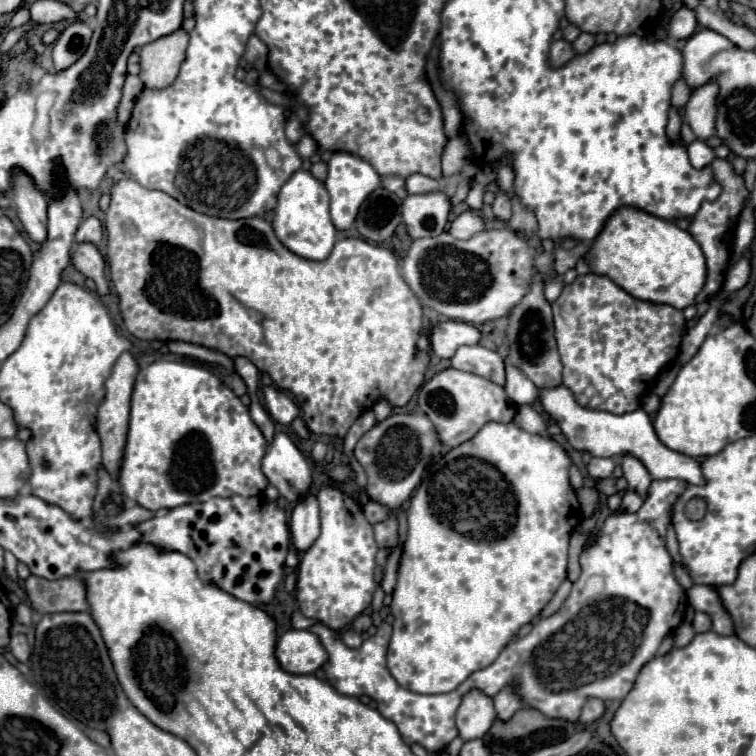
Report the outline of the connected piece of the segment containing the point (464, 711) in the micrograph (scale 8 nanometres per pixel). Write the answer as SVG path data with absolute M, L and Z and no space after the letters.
M480 690L466 692L456 712L456 726L460 738L464 742L482 738L490 730L494 718L496 718L496 710L494 710L494 700L490 696L486 696Z

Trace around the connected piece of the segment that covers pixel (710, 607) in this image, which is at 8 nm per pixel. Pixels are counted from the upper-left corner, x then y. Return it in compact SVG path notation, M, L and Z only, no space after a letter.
M694 584L694 586L688 590L688 600L690 600L690 604L692 604L694 610L706 612L706 614L710 614L714 620L728 618L726 610L722 608L722 602L720 602L718 592L716 592L714 588L710 588L710 586Z

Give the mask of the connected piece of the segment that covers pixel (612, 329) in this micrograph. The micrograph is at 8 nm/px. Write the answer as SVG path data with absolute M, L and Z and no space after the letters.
M588 272L578 276L572 284L566 284L556 302L552 302L554 314L554 338L562 360L562 384L568 386L576 400L592 410L606 410L610 414L628 414L640 408L640 396L648 384L658 376L662 368L672 364L678 356L680 340L686 330L686 318L682 310L666 304L650 304L636 300L614 284L608 276Z

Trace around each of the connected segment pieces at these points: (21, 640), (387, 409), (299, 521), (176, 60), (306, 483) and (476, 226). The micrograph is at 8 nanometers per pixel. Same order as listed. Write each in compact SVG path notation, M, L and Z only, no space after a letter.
M18 634L18 636L10 638L10 652L14 654L14 658L18 662L28 662L28 658L30 658L30 646L28 646L24 634Z
M380 398L380 400L374 404L374 408L372 408L372 410L374 410L374 414L376 414L376 420L378 420L378 422L392 414L392 406L390 406L390 402L388 402L388 400L384 400L384 398Z
M306 494L302 500L298 500L296 508L292 510L290 530L292 542L300 552L310 548L310 544L318 538L320 516L318 516L318 500L314 494Z
M178 28L176 32L162 36L140 50L140 80L146 88L166 88L170 86L180 66L186 58L188 48L188 32L184 28Z
M276 432L274 440L270 442L262 460L262 472L268 482L292 502L302 498L312 482L312 470L306 458L284 432Z
M466 210L452 220L448 232L458 240L468 240L470 236L474 236L474 232L482 232L482 230L484 230L482 218L476 212Z

